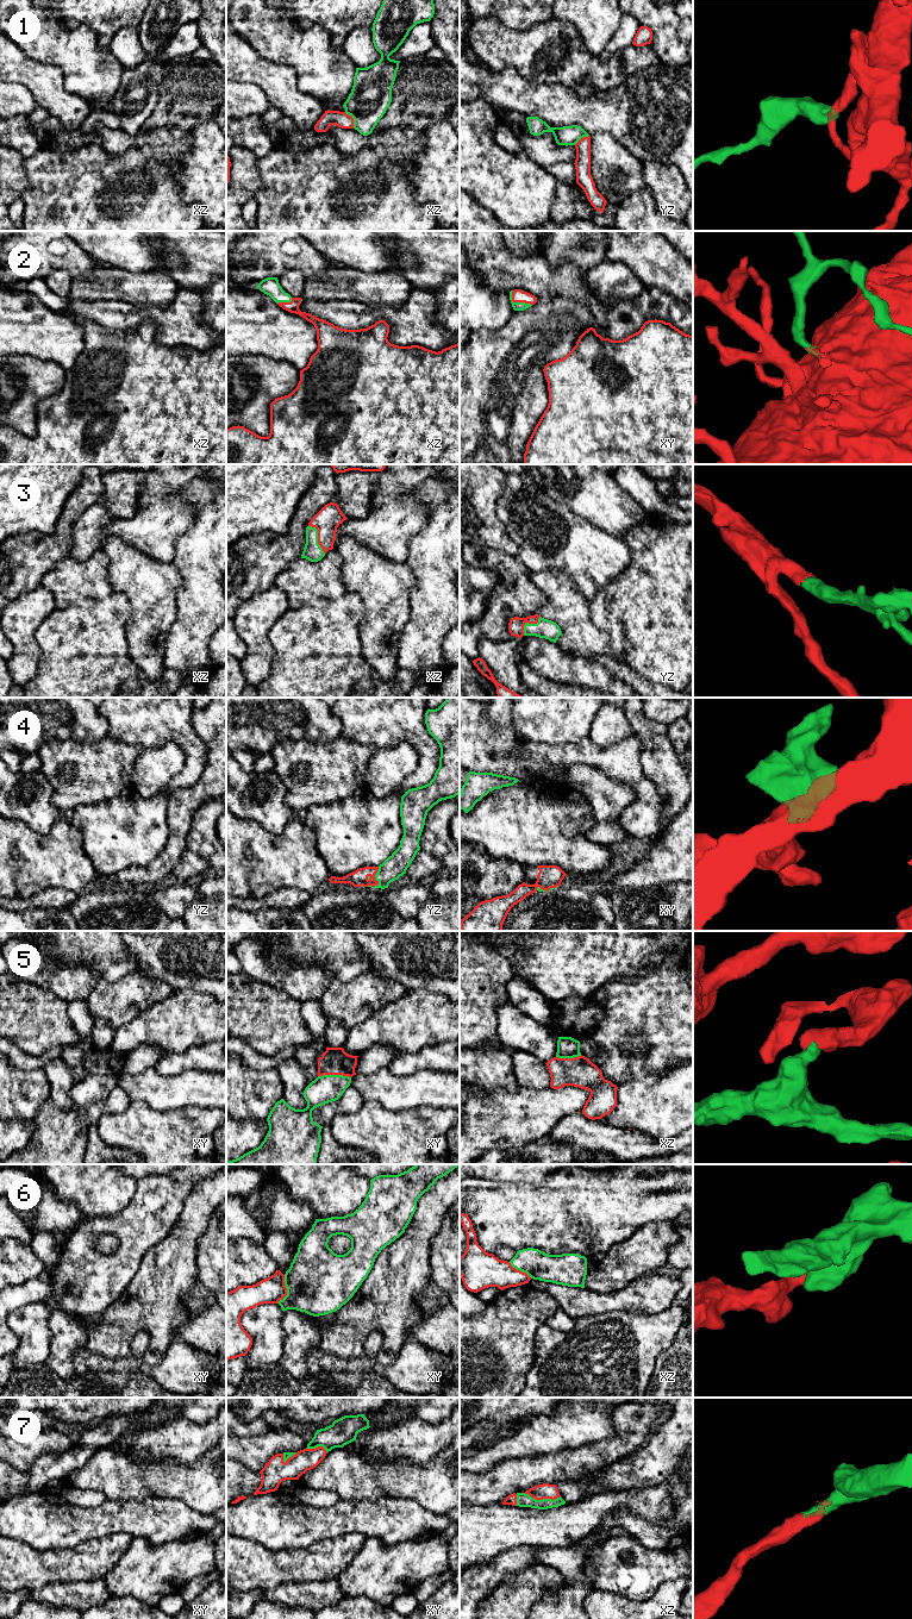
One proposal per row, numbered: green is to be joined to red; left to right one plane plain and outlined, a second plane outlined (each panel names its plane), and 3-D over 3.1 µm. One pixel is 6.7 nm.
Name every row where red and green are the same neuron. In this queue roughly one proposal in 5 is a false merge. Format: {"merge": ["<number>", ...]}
{"merge": ["2", "3", "4", "7"]}

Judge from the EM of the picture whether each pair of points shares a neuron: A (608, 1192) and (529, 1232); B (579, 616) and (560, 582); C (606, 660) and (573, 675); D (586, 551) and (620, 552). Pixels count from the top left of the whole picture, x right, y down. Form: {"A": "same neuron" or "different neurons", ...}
{"A": "same neuron", "B": "same neuron", "C": "different neurons", "D": "same neuron"}

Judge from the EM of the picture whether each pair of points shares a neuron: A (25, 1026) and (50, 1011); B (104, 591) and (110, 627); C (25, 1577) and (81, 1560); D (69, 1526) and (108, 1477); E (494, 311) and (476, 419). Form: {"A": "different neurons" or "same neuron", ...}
{"A": "same neuron", "B": "different neurons", "C": "same neuron", "D": "different neurons", "E": "different neurons"}

